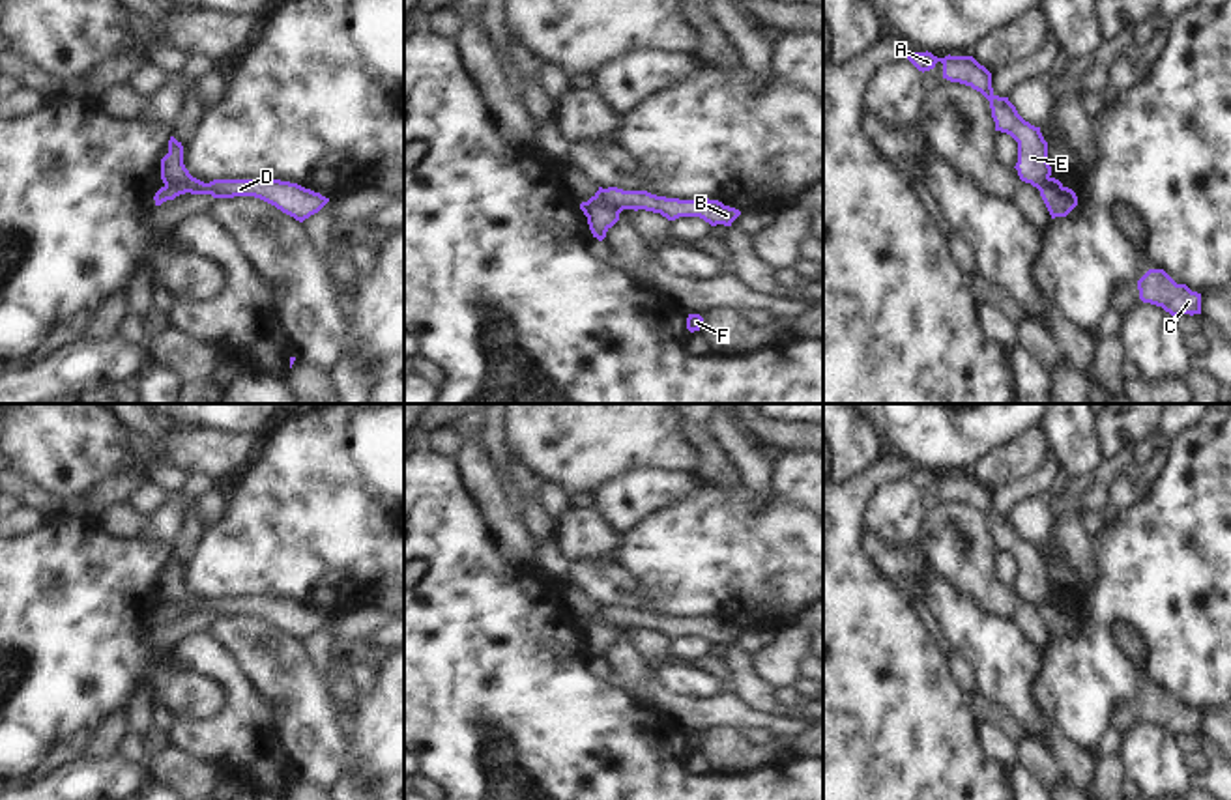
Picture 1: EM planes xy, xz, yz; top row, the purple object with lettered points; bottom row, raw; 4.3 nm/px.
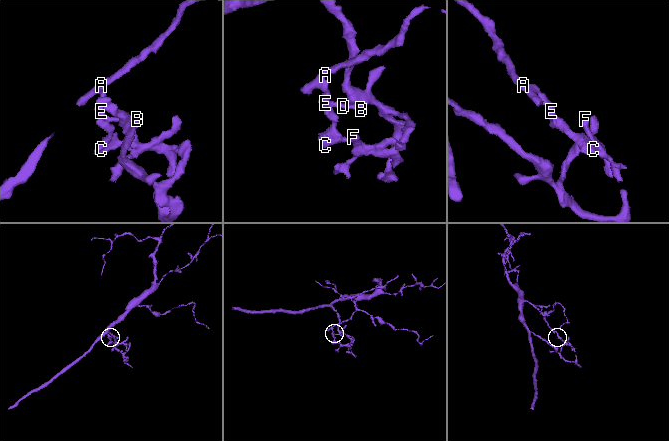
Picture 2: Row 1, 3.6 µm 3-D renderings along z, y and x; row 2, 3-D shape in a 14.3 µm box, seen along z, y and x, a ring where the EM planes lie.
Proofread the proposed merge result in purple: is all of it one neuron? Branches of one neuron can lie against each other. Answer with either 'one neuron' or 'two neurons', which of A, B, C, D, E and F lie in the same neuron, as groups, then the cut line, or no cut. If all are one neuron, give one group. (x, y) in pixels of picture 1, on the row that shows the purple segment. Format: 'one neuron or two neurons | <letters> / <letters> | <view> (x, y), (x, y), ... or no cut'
two neurons | A B D E F / C | xz (588, 200), (620, 212)

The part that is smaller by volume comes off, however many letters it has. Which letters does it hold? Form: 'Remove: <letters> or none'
Remove: C

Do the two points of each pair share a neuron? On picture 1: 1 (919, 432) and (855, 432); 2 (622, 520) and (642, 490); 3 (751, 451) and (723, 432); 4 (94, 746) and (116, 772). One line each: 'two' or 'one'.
1: two
2: one
3: one
4: two

